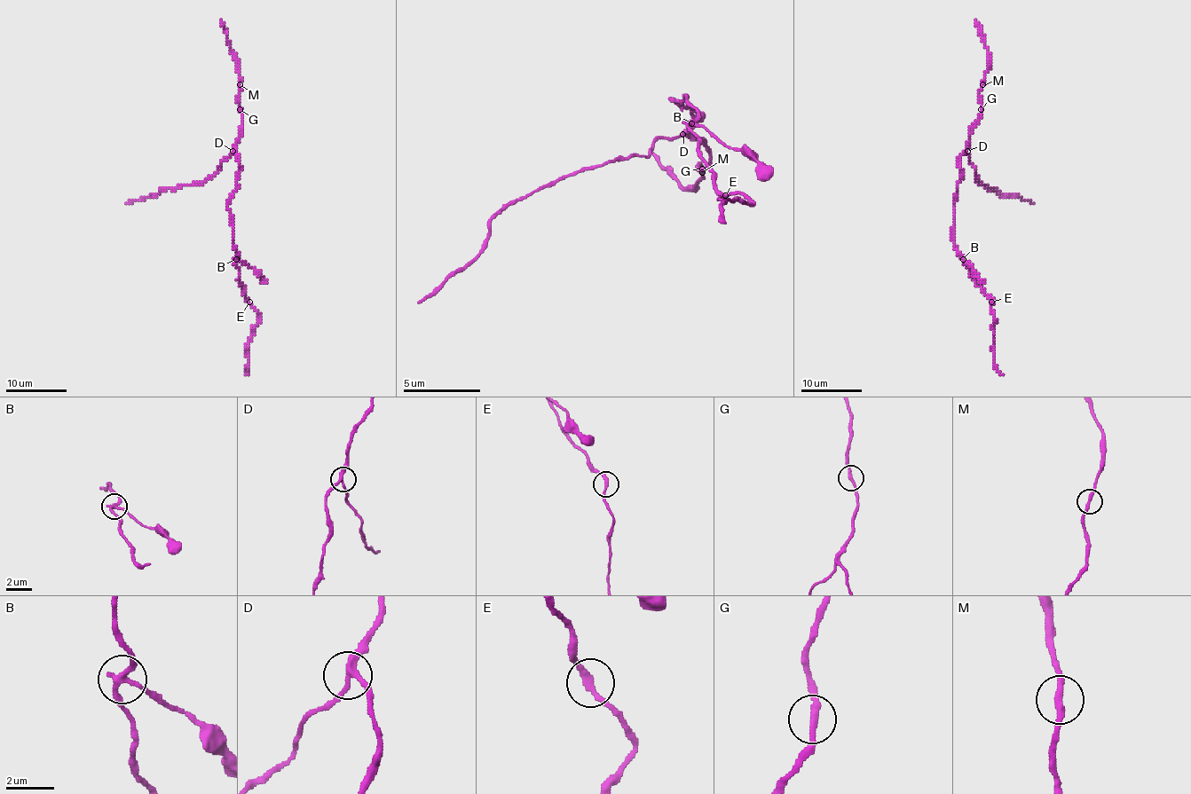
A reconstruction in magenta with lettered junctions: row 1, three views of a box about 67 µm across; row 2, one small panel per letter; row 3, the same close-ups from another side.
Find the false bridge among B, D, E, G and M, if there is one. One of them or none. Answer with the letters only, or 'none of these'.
B

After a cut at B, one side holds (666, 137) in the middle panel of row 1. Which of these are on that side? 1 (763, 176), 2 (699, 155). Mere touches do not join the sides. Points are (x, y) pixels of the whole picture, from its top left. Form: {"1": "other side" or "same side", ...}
{"1": "other side", "2": "same side"}

